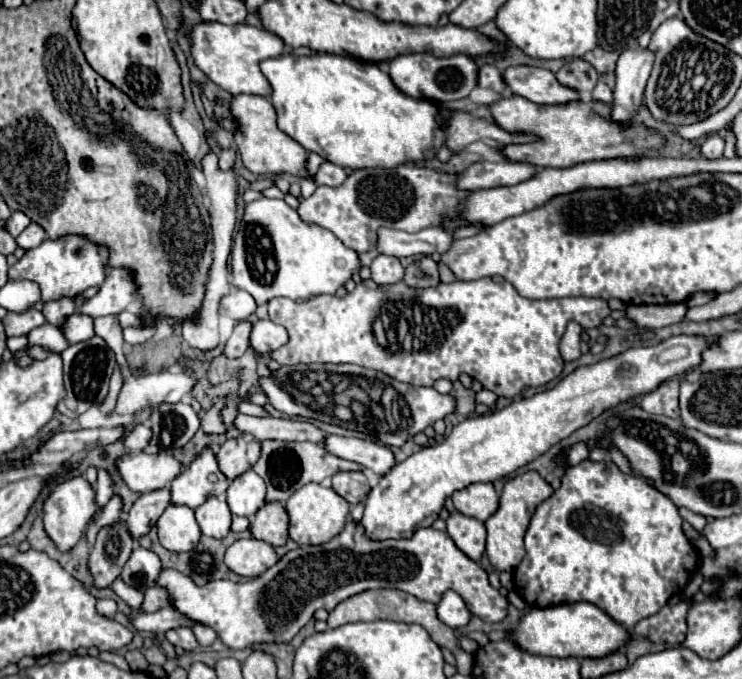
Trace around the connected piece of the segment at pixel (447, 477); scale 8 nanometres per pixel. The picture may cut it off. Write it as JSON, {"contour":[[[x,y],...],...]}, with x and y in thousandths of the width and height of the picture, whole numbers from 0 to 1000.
{"contour":[[[908,493],[884,508],[852,511],[806,535],[779,541],[744,573],[722,579],[714,588],[701,588],[660,611],[623,620],[609,632],[598,652],[571,658],[553,670],[531,685],[512,711],[501,717],[488,761],[493,788],[499,794],[547,794],[555,791],[561,779],[580,776],[598,747],[598,735],[612,723],[625,720],[633,711],[663,711],[677,705],[728,673],[776,632],[792,626],[817,602],[857,582],[871,582],[906,555],[925,552],[946,535],[946,520],[962,502],[965,496]]]}

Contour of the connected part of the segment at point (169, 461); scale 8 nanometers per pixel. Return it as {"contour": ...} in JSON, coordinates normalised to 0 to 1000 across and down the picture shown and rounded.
{"contour":[[[170,667],[159,673],[156,688],[162,694],[164,708],[175,723],[199,726],[208,720],[226,717],[229,708],[243,697],[243,682],[226,667]]]}

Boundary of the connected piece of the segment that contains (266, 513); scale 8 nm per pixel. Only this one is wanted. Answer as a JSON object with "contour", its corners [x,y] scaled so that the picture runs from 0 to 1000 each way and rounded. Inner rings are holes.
{"contour":[[[358,741],[345,756],[345,767],[337,773],[337,782],[345,794],[377,806],[388,794],[388,756],[380,741]]]}

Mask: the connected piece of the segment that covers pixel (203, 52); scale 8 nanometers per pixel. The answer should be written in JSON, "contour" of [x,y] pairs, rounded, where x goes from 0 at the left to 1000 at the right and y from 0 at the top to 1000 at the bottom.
{"contour":[[[270,31],[259,46],[256,75],[264,96],[275,105],[275,110],[310,140],[332,137],[332,140],[364,143],[367,128],[350,105],[350,90],[364,84],[377,84],[385,75],[385,66],[375,52],[367,52],[358,43],[348,43],[340,37],[299,37],[288,31],[280,34]]]}

